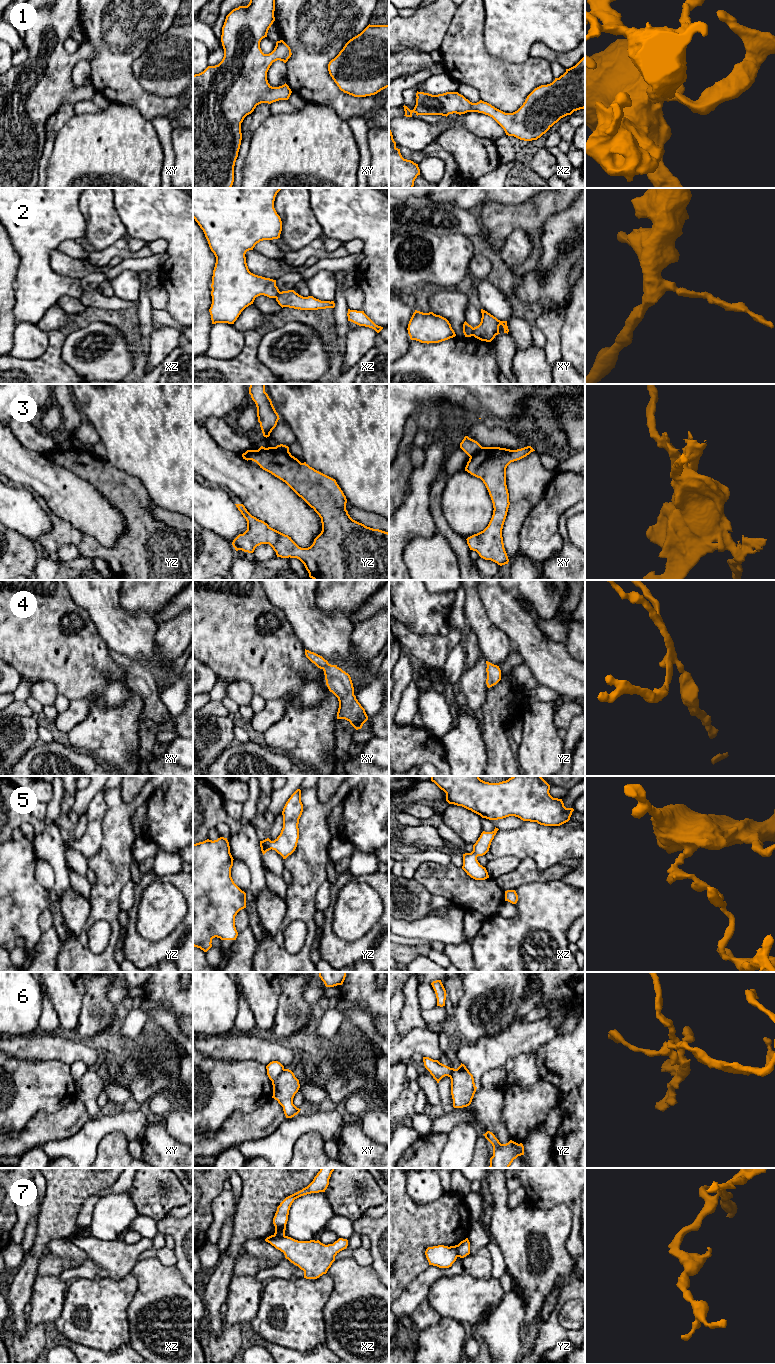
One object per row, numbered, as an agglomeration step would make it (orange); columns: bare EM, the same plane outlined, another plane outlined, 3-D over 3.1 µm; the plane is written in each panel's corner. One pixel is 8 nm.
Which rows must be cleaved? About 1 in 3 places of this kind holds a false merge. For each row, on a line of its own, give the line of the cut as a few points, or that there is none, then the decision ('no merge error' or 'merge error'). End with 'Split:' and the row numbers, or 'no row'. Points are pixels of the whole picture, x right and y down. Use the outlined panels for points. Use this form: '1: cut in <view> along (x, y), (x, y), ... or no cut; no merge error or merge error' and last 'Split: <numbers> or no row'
1: no cut; no merge error
2: cut in xy along (472, 328), (473, 335); merge error
3: cut in yz along (274, 447), (280, 450), (288, 450); merge error
4: no cut; no merge error
5: no cut; no merge error
6: cut in xy along (284, 1069), (272, 1081); merge error
7: cut in yz along (456, 1245), (458, 1256); merge error
Split: 2, 3, 6, 7

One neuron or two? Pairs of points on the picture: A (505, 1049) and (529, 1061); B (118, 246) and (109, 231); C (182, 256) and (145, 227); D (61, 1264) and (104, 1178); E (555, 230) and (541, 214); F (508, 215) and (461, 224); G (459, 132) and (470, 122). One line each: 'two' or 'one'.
A: two
B: two
C: one
D: two
E: two
F: two
G: two

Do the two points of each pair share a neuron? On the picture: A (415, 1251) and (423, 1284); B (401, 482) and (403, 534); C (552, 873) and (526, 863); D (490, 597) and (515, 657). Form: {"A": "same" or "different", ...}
{"A": "different", "B": "different", "C": "same", "D": "different"}

